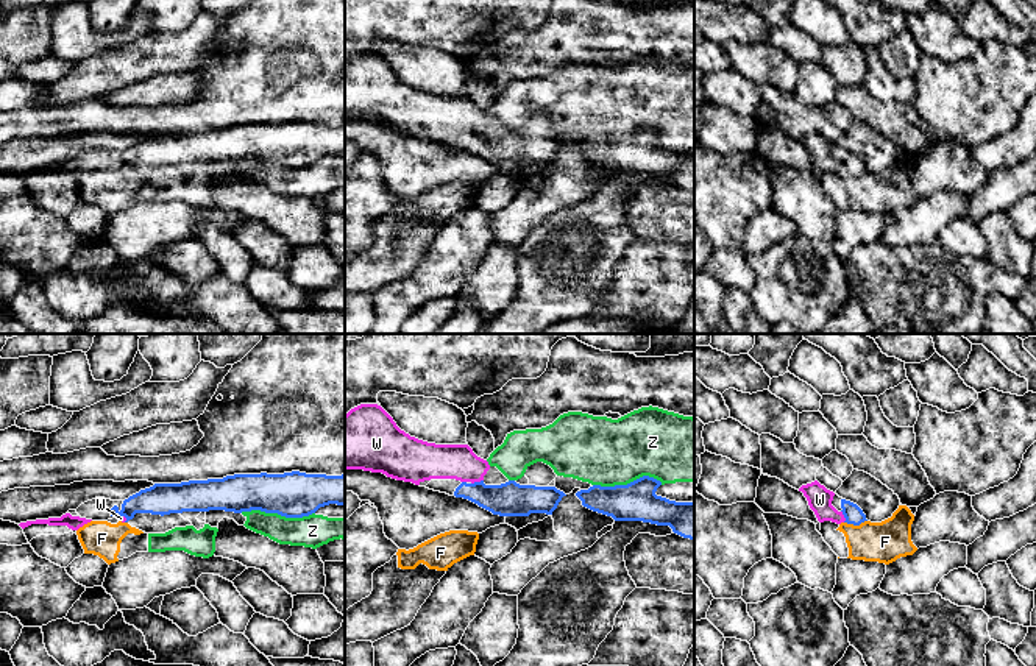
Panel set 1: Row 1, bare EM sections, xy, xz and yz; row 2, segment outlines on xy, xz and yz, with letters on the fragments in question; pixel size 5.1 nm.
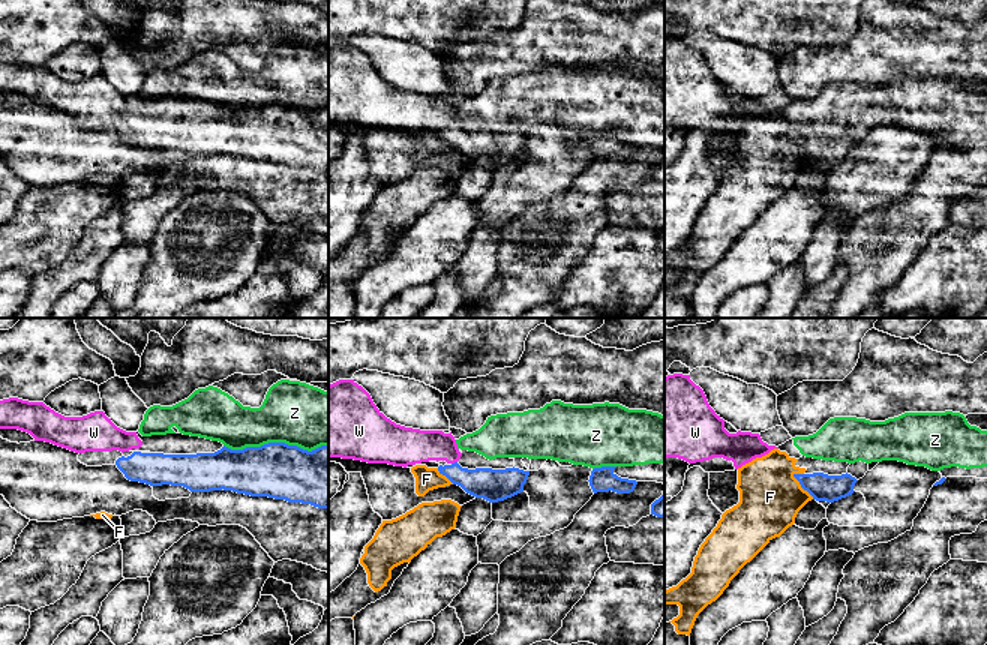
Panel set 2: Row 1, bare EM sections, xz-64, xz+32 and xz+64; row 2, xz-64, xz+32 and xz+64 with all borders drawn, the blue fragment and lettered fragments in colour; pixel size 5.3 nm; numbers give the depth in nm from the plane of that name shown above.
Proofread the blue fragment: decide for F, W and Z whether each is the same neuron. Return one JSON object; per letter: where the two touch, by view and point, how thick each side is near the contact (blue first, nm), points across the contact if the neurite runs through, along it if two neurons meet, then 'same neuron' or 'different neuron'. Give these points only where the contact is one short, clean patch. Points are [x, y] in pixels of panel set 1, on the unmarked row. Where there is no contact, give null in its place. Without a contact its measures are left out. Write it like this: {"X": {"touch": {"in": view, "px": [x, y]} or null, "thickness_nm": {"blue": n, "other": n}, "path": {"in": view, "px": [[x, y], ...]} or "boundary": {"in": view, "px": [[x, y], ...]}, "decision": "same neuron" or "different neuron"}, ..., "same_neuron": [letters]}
{"F": {"touch": {"in": "yz", "px": [855, 175]}, "thickness_nm": {"blue": 100, "other": 220}, "boundary": {"in": "yz", "px": [[866, 170], [858, 175], [844, 173]]}, "decision": "different neuron"}, "W": {"touch": {"in": "xz", "px": [476, 133]}, "thickness_nm": {"blue": 180, "other": 180}, "path": {"in": "xz", "px": [[507, 150], [492, 148], [476, 133], [459, 113]]}, "decision": "same neuron"}, "Z": {"touch": {"in": "xy", "px": [278, 164]}, "thickness_nm": {"blue": 240, "other": 170}, "decision": "different neuron"}, "same_neuron": ["W"]}

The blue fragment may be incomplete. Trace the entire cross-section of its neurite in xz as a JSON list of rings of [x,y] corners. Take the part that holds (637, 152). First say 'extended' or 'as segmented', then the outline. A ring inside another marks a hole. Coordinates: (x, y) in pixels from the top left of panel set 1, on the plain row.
as segmented; [[[643,126],[627,136],[593,136],[576,147],[582,156],[615,172],[643,172],[669,176],[674,184],[694,190],[694,153],[676,153],[657,147],[660,131]]]

